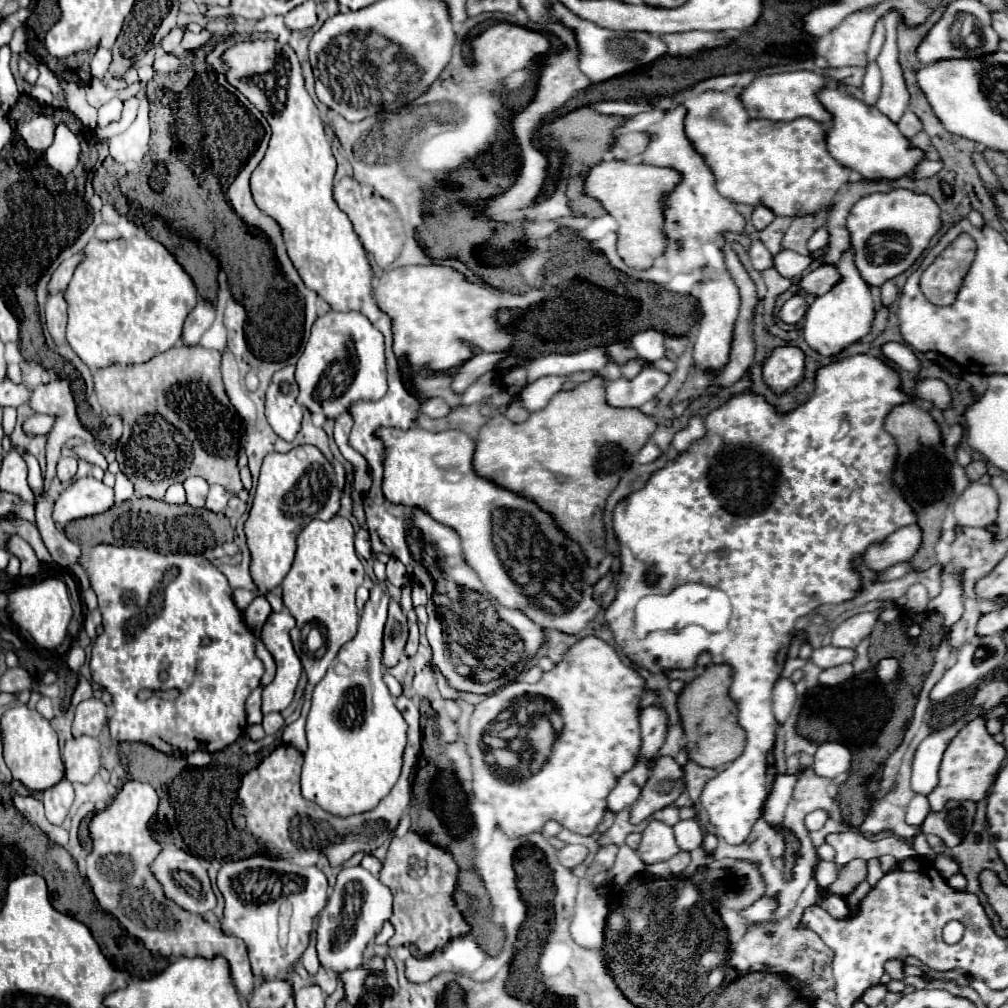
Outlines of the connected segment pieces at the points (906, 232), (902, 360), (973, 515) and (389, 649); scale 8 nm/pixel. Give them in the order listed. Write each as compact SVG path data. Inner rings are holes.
M894 189L888 193L874 193L864 199L860 199L850 215L848 215L848 233L850 233L850 247L854 249L854 263L862 275L862 279L868 285L882 285L886 279L894 279L896 275L904 273L928 247L930 239L938 233L940 229L940 207L936 201L928 195L918 195L908 189Z
M884 343L882 345L882 355L886 361L898 365L900 369L904 371L918 371L918 359L916 359L916 353L906 347L904 343Z
M972 481L950 505L958 527L990 527L998 513L998 495L990 485Z
M390 601L388 607L388 621L384 629L384 651L382 651L382 663L386 667L394 667L398 659L404 653L408 639L408 621L406 615L400 609L400 603Z

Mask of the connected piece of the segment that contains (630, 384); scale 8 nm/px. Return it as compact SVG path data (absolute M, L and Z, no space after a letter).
M646 369L634 381L618 379L606 385L606 403L610 407L626 409L640 407L650 401L664 385L668 383L668 375L656 369Z

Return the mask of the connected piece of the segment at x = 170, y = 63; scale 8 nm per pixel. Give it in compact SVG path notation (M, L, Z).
M167 53L154 61L153 67L158 73L170 73L180 65L178 56Z

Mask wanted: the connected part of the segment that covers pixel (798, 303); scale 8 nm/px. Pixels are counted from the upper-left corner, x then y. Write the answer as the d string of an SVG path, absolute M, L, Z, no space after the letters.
M794 295L792 299L788 299L776 313L774 313L774 319L780 323L780 325L790 325L790 327L796 327L800 323L800 319L804 317L806 313L806 303L800 295Z

